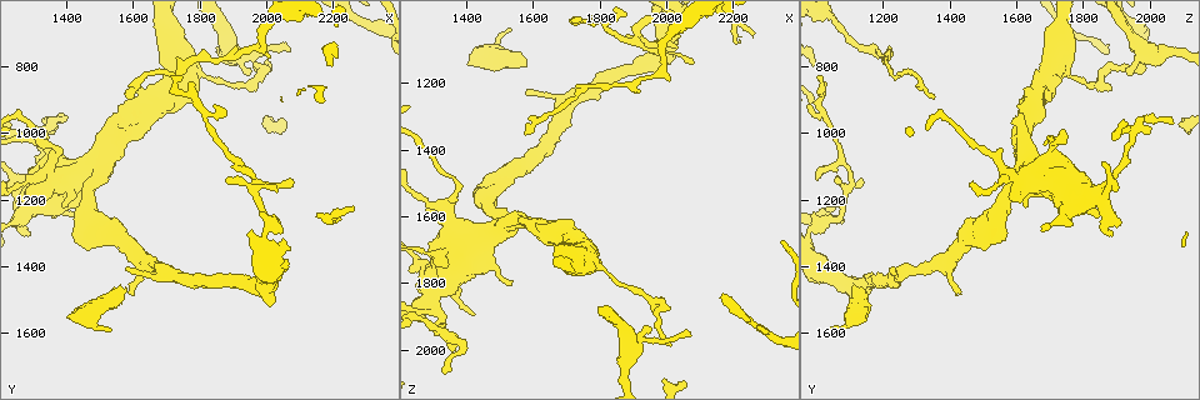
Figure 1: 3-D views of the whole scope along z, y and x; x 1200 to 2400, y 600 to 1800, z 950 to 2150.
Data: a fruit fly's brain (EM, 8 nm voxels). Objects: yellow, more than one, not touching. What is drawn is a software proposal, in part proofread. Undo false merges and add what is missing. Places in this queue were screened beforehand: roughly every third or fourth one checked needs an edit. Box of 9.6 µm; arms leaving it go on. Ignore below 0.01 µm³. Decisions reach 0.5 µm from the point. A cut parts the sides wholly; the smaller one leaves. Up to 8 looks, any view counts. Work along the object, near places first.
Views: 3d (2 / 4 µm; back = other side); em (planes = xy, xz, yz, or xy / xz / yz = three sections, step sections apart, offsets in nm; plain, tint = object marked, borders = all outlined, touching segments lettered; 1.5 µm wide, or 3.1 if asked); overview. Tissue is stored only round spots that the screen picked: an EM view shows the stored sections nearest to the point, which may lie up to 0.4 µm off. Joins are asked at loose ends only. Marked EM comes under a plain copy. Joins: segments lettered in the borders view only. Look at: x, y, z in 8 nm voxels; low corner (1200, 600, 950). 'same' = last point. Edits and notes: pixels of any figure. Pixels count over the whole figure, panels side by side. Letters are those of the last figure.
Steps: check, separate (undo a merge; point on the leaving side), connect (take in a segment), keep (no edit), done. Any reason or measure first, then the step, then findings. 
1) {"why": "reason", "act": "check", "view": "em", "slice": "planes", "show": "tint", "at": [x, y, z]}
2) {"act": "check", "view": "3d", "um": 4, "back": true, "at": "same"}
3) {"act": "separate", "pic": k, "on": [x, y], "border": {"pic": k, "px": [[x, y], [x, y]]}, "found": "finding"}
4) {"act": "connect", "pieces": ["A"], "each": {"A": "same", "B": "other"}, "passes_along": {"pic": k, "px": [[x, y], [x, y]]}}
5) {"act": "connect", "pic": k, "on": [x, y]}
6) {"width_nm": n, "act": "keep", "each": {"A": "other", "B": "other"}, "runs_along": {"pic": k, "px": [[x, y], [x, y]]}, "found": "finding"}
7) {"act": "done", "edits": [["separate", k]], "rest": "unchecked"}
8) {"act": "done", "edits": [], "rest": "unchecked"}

{"why": "calibre changes", "act": "check", "view": "3d", "um": 2, "at": [1830, 830, 1790]}

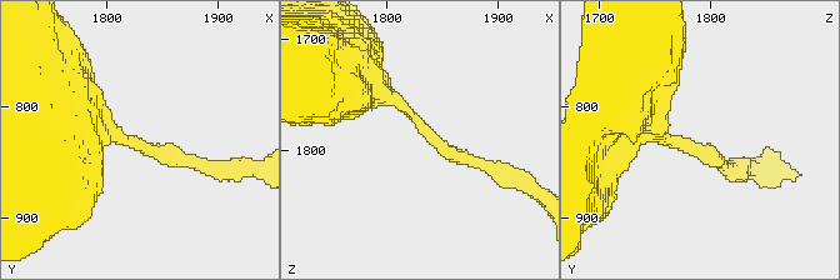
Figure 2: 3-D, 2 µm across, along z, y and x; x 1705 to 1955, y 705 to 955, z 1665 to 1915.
{"why": "shape alone is not enough", "act": "check", "view": "em", "slice": "planes", "show": "tint", "at": [1834, 832, 1780]}

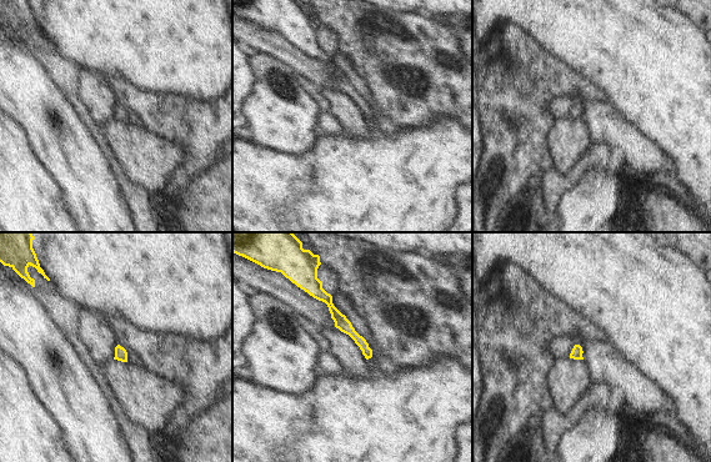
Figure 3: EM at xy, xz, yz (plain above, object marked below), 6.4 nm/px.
{"why": "what lies round it", "act": "check", "view": "em", "slice": "planes", "show": "borders", "at": "same"}

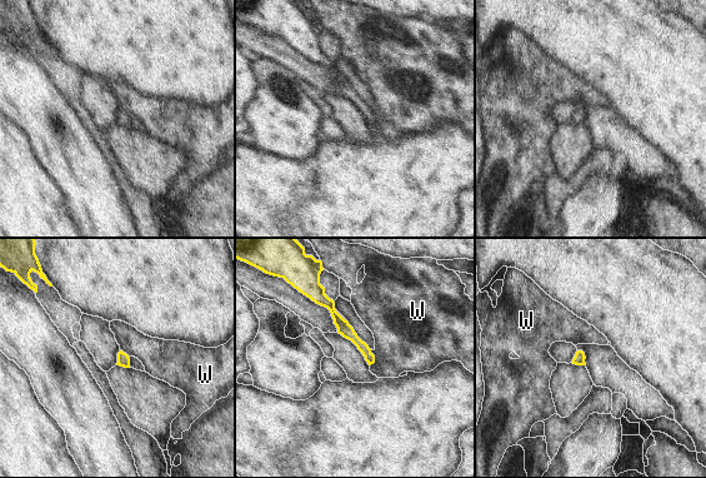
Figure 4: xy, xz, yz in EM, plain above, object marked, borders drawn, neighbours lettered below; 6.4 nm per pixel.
{"longest_contact_nm": ["W", 110], "act": "keep", "each": {"W": "other"}, "border": {"pic": 4, "px": [[370, 349], [374, 355], [370, 366]]}, "found": "one cell here"}

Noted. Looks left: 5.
{"why": "free end", "act": "check", "view": "3d", "um": 4, "at": [1610, 1490, 1410]}

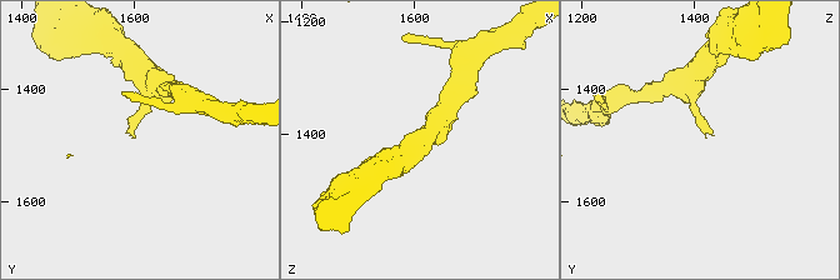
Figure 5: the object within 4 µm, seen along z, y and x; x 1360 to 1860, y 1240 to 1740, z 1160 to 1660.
{"act": "check", "view": "em", "slice": "planes", "show": "borders", "at": [1610, 1480, 1420]}

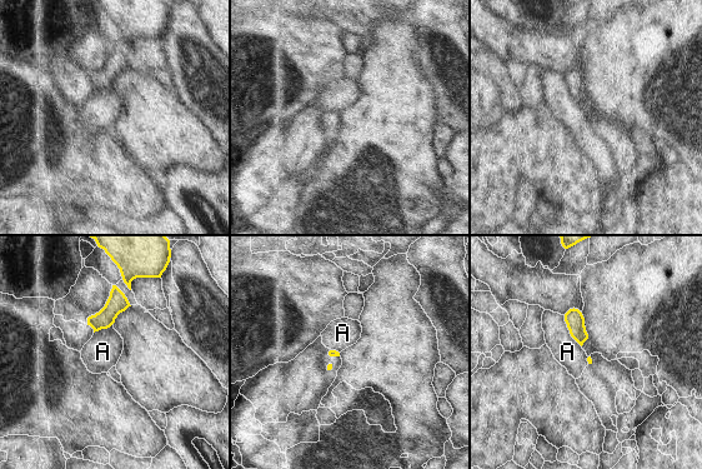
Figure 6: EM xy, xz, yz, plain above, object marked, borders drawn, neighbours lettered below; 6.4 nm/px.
{"act": "keep", "each": {"A": "other"}, "border": {"pic": 6, "px": [[563, 315], [570, 335], [581, 347]]}, "found": "none of them fits"}

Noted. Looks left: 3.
{"act": "check", "view": "em", "slice": "planes", "show": "borders", "at": [1290, 1300, 1880]}

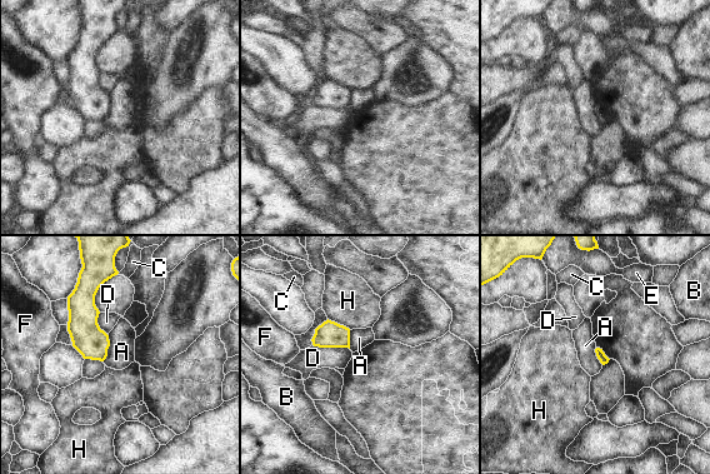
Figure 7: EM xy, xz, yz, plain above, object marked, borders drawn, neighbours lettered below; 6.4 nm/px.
{"act": "keep", "each": {"A": "other", "B": "other", "C": "other", "D": "other", "E": "other", "F": "other", "H": "other"}, "found": "no lettered segment goes on from it"}

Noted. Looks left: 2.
{"act": "done", "edits": [], "rest": "unchecked"}

